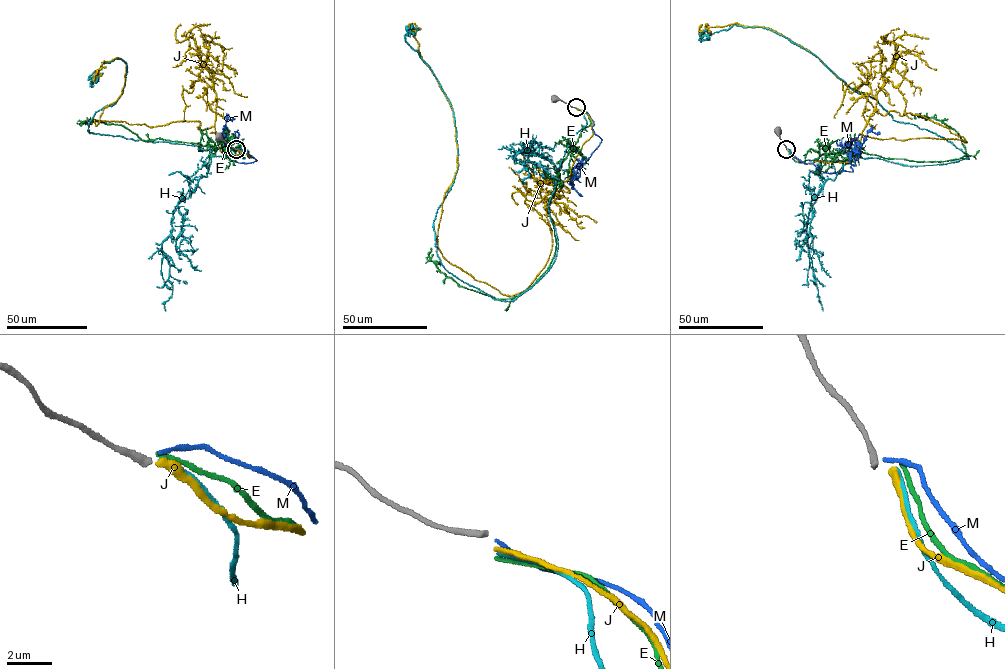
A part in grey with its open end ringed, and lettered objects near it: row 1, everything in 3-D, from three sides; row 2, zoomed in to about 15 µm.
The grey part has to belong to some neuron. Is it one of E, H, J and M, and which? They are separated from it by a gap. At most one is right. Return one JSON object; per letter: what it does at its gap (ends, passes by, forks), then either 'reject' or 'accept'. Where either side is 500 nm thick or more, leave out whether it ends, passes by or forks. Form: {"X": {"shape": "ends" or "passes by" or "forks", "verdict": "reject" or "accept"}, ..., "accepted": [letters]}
{"E": {"shape": "ends", "verdict": "reject"}, "H": {"shape": "ends", "verdict": "reject"}, "J": {"shape": "ends", "verdict": "accept"}, "M": {"shape": "ends", "verdict": "reject"}, "accepted": ["J"]}

